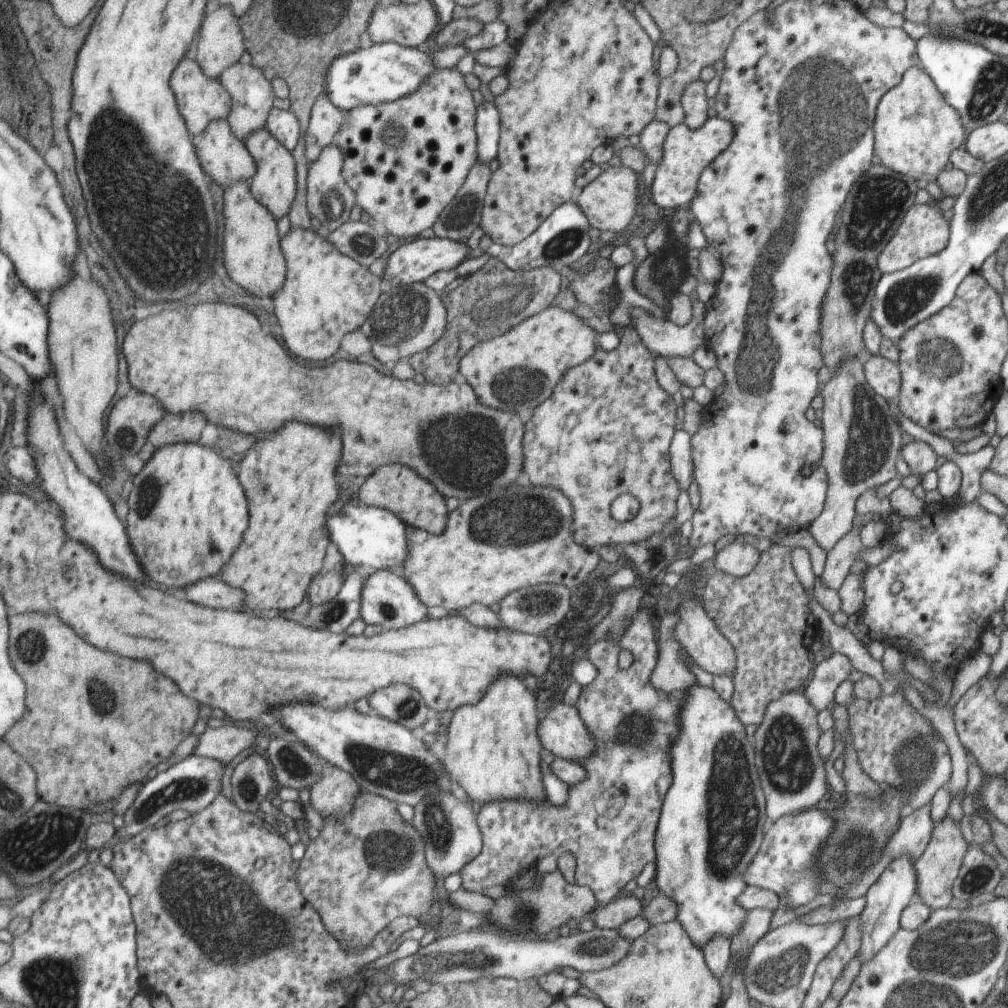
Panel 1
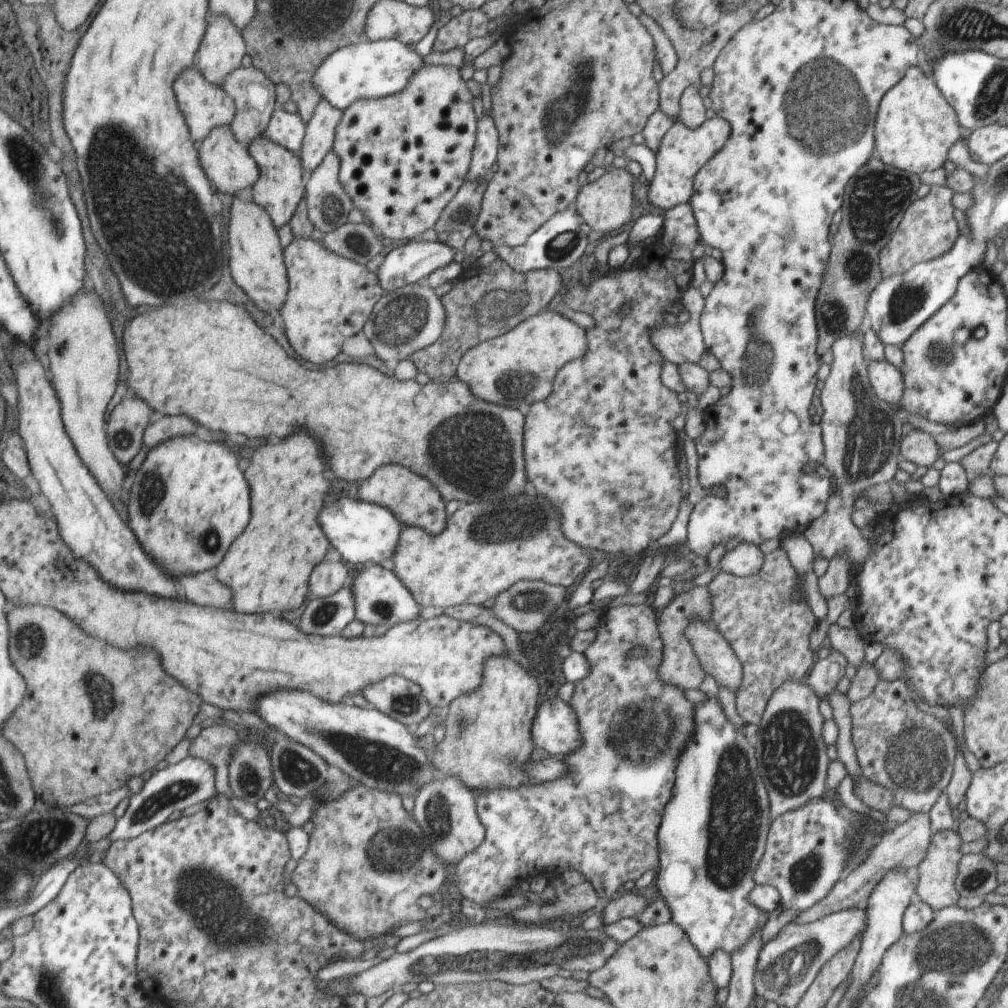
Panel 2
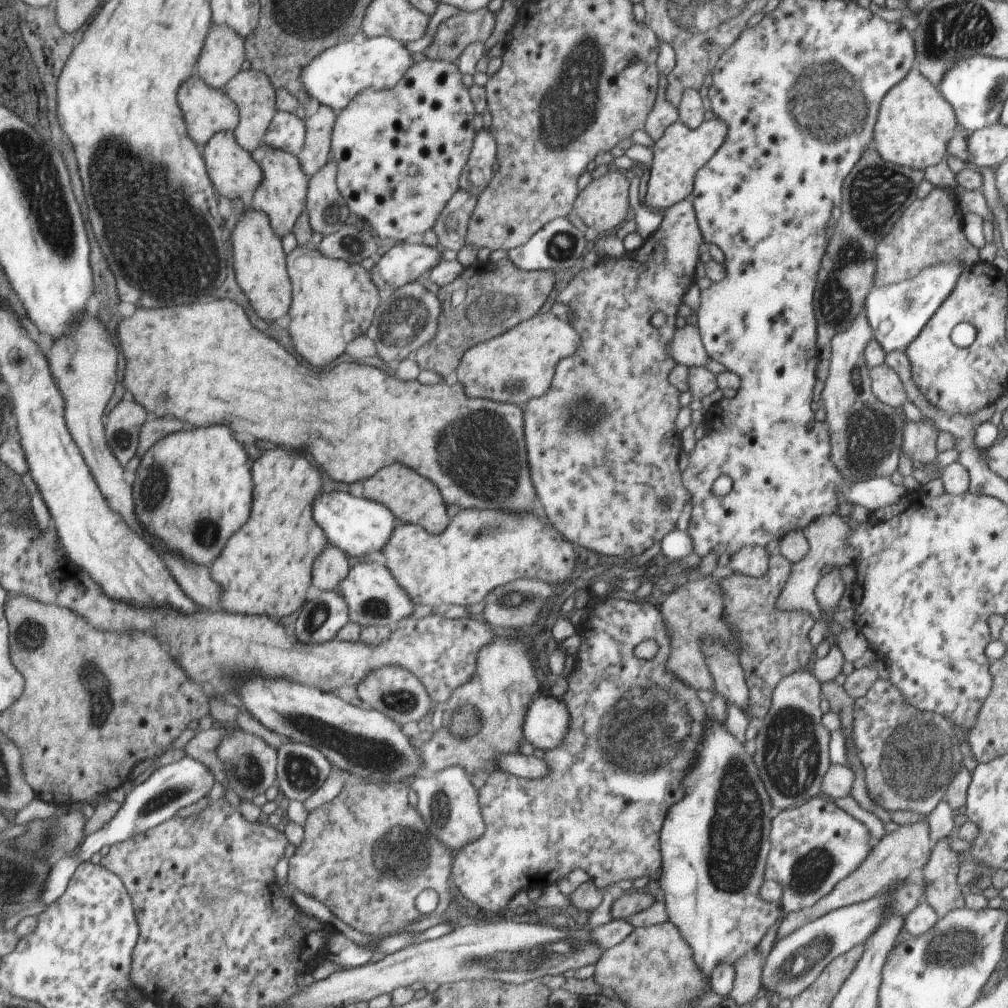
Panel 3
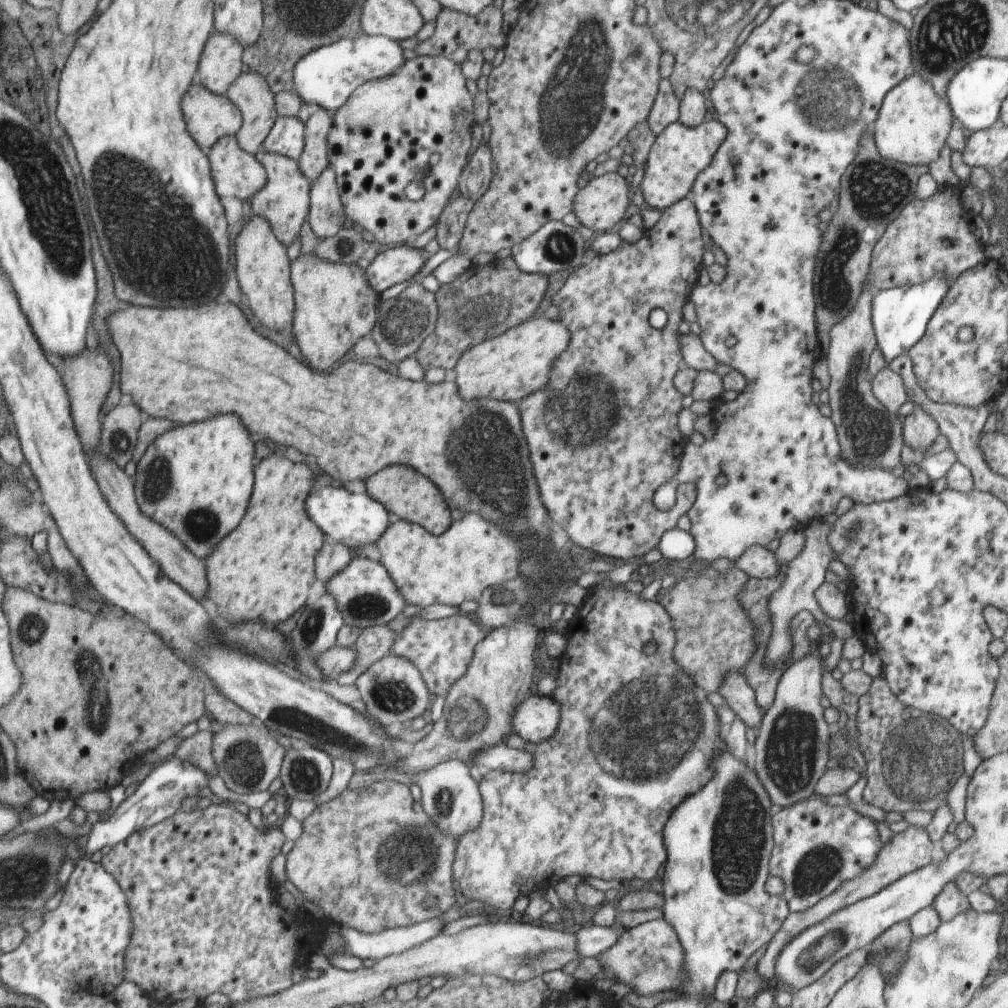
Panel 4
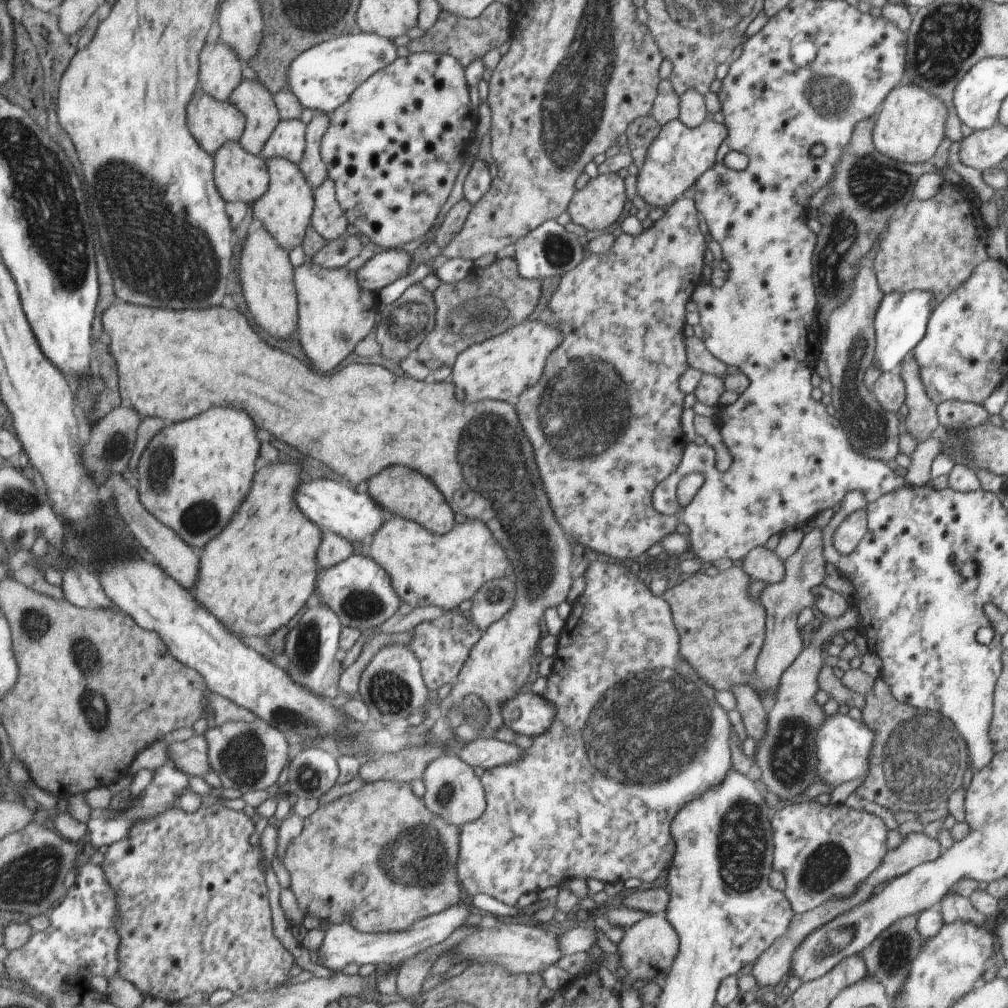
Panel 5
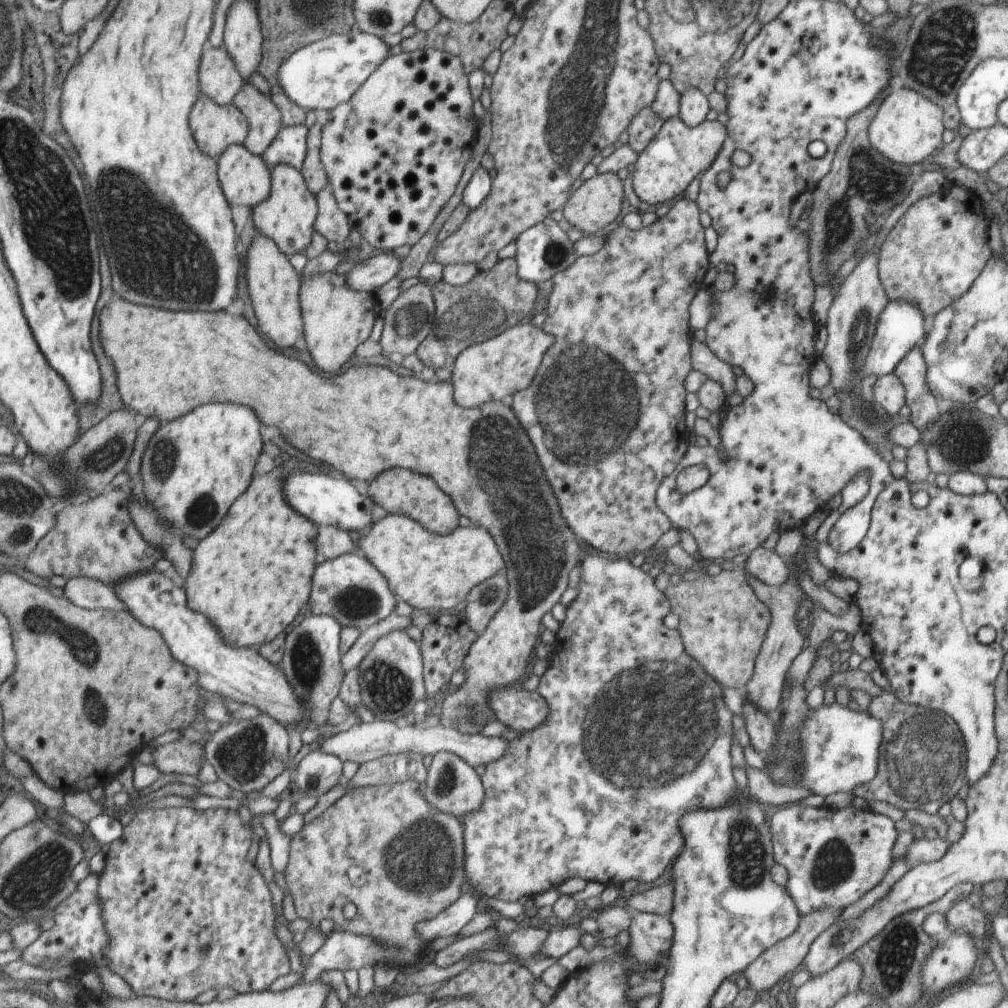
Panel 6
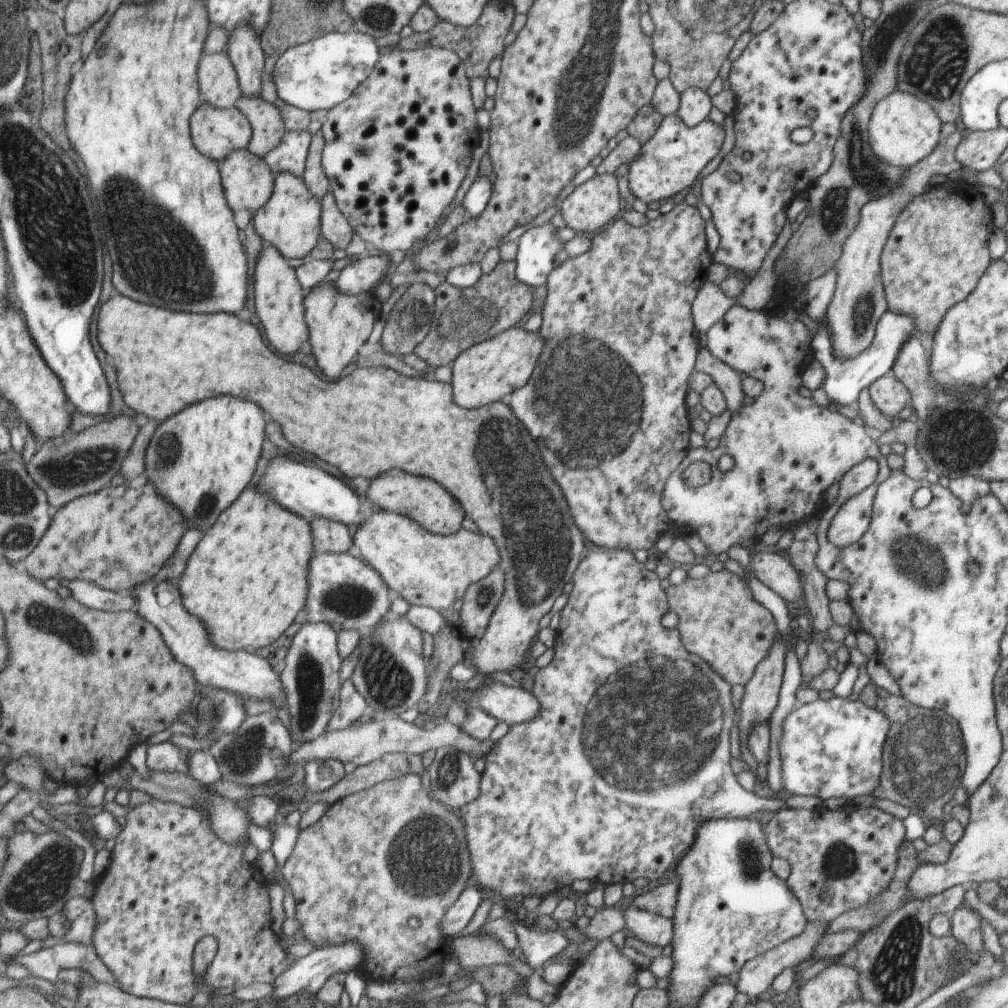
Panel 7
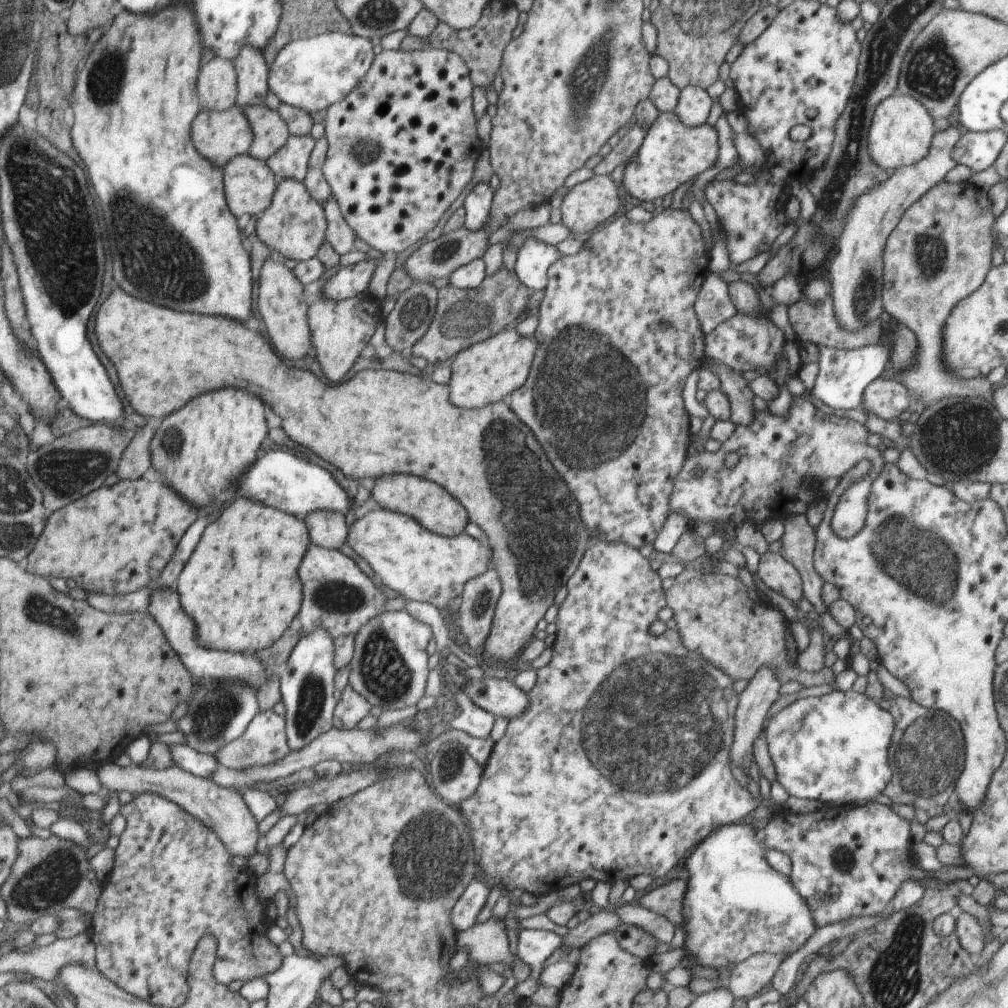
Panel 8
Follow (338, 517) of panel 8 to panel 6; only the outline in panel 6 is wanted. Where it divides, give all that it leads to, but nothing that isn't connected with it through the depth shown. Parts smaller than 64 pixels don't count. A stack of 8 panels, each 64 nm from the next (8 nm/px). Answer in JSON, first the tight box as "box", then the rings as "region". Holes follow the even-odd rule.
{"box":[318,525,354,560],"region":[[[320,525],[321,537],[318,538],[319,560],[336,560],[354,552],[354,536],[338,526]]]}

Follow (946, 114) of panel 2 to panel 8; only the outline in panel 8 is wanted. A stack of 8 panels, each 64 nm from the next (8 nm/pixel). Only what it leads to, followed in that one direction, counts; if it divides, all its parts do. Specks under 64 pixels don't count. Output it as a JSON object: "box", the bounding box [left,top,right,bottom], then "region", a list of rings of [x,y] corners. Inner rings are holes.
{"box":[867,93,934,172],"region":[[[895,93],[883,99],[876,108],[869,127],[867,152],[871,160],[882,170],[892,172],[902,166],[920,163],[929,155],[930,140],[934,135],[931,112],[918,99]]]}

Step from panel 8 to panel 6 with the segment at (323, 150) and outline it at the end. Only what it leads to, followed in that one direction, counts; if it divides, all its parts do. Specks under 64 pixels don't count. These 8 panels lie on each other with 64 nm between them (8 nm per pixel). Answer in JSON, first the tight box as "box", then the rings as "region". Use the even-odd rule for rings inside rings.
{"box":[302,123,331,196],"region":[[[317,123],[311,128],[309,157],[302,170],[306,181],[309,183],[309,188],[317,196],[331,184],[329,172],[326,171],[325,163],[323,162],[324,126],[325,123]]]}

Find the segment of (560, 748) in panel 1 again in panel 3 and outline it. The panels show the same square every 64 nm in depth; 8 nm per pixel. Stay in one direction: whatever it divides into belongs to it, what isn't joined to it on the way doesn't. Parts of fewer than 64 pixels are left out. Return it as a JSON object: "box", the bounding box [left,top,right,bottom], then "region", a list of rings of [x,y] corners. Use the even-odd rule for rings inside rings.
{"box":[524,694,569,751],"region":[[[543,694],[534,700],[525,715],[524,740],[543,751],[556,749],[568,736],[569,710],[562,699]]]}

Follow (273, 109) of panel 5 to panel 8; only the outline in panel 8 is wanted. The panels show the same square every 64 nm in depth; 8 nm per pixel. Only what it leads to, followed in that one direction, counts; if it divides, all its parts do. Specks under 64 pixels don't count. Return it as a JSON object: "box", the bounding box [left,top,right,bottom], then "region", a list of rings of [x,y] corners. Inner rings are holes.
{"box":[243,105,292,161],"region":[[[267,105],[244,107],[243,110],[249,116],[256,135],[251,156],[269,161],[289,144],[292,136],[289,123],[280,111],[274,111]]]}

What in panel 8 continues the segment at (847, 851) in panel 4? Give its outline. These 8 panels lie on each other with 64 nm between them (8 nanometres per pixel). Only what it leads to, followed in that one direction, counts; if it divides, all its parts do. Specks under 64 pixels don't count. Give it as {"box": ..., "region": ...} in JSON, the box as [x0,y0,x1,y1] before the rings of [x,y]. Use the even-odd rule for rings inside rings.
{"box":[766,802,951,927],"region":[[[871,802],[866,806],[824,806],[811,814],[780,814],[772,816],[766,828],[766,846],[780,850],[791,861],[789,880],[800,892],[802,899],[812,908],[817,927],[824,927],[855,916],[876,916],[884,912],[888,902],[894,898],[896,888],[906,880],[915,881],[925,891],[944,891],[951,884],[931,877],[922,868],[914,868],[910,862],[910,824],[902,816],[884,804]]]}

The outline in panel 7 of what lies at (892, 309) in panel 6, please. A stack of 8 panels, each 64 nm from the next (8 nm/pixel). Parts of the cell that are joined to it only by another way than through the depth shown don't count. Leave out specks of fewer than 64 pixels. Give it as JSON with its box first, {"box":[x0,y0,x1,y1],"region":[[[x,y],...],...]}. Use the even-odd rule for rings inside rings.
{"box":[813,310,918,407],"region":[[[886,310],[882,314],[877,328],[875,329],[875,338],[869,348],[860,352],[852,359],[847,359],[835,354],[831,346],[828,330],[819,330],[813,341],[813,348],[816,352],[817,360],[824,367],[824,383],[821,388],[826,393],[831,407],[844,405],[855,407],[858,404],[859,395],[865,388],[869,388],[878,378],[890,373],[892,367],[897,361],[904,344],[908,344],[909,338],[917,334],[918,326],[913,316],[902,315],[901,312]]]}

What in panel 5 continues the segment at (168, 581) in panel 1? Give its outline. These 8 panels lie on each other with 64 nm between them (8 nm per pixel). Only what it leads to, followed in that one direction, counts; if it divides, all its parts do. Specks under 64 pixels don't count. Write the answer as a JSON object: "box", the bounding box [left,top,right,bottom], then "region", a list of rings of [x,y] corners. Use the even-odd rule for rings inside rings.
{"box":[140,408,262,549],"region":[[[214,408],[198,418],[169,424],[146,449],[140,462],[140,496],[144,506],[198,549],[214,540],[234,518],[242,502],[250,498],[257,481],[256,466],[262,452],[258,426],[246,410]]]}

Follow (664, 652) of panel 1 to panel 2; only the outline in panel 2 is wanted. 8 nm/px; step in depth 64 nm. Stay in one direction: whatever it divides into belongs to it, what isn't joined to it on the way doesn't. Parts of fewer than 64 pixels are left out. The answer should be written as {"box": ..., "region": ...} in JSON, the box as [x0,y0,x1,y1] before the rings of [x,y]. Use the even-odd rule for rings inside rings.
{"box":[660,586,713,690],"region":[[[695,586],[674,596],[661,612],[660,632],[662,641],[665,643],[665,658],[660,669],[661,680],[681,690],[699,689],[707,674],[702,669],[700,660],[687,639],[686,629],[695,619],[701,619],[704,623],[712,622],[713,595],[710,595],[707,586]]]}

